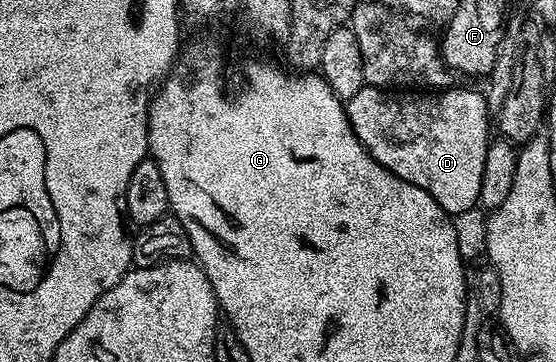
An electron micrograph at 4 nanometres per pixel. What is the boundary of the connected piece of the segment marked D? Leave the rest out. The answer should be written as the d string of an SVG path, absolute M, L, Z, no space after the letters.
M366 84L358 92L354 92L352 98L347 99L346 109L348 112L348 119L354 128L354 132L358 136L358 140L364 145L364 149L370 152L370 156L374 156L374 160L378 160L378 164L382 164L394 176L398 176L402 180L406 180L410 184L422 188L430 196L434 196L434 200L444 211L446 211L446 213L448 213L449 216L455 216L458 213L466 212L468 209L475 207L477 203L479 203L483 169L486 163L487 148L490 143L490 136L488 136L488 121L490 121L488 99L483 93L481 93L481 91L479 94L476 90L467 90L466 87L456 84L440 93L393 92L388 88L369 86Z

